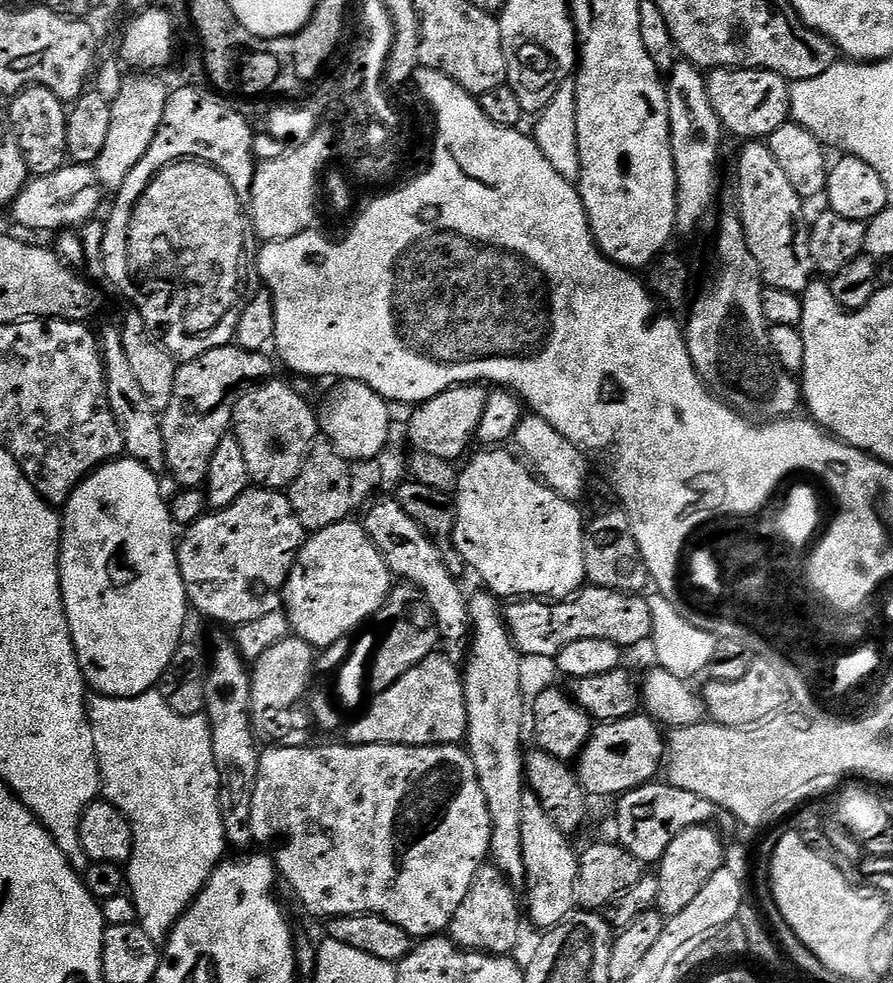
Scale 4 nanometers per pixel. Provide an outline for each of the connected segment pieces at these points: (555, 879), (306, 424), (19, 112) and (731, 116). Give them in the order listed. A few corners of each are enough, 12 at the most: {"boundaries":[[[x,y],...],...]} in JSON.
{"boundaries":[[[531,790],[522,798],[526,916],[577,911],[580,856]],[[276,378],[236,403],[253,485],[284,490],[318,439],[317,413]],[[32,84],[6,109],[33,177],[69,163],[68,108]],[[715,68],[707,90],[721,127],[764,140],[789,121],[784,77]]]}

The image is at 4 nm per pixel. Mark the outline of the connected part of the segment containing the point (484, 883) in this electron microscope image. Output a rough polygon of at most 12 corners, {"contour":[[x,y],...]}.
{"contour":[[491,862],[474,874],[447,935],[461,948],[515,953],[522,900]]}

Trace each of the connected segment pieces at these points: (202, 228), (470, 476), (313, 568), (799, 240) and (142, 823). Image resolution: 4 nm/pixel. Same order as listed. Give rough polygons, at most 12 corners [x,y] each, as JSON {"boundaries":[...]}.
{"boundaries":[[[199,160],[133,208],[129,266],[177,260],[189,333],[225,323],[246,208]],[[519,455],[456,477],[465,565],[497,598],[585,587],[586,516]],[[349,518],[311,533],[284,587],[316,650],[351,637],[394,587]],[[767,143],[736,164],[738,211],[767,287],[814,279],[805,201]],[[92,694],[103,799],[132,823],[161,946],[225,859],[203,715]]]}

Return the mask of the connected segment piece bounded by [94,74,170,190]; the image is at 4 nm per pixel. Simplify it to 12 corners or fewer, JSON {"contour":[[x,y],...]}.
{"contour":[[125,75],[94,165],[120,189],[162,126],[170,88]]}

